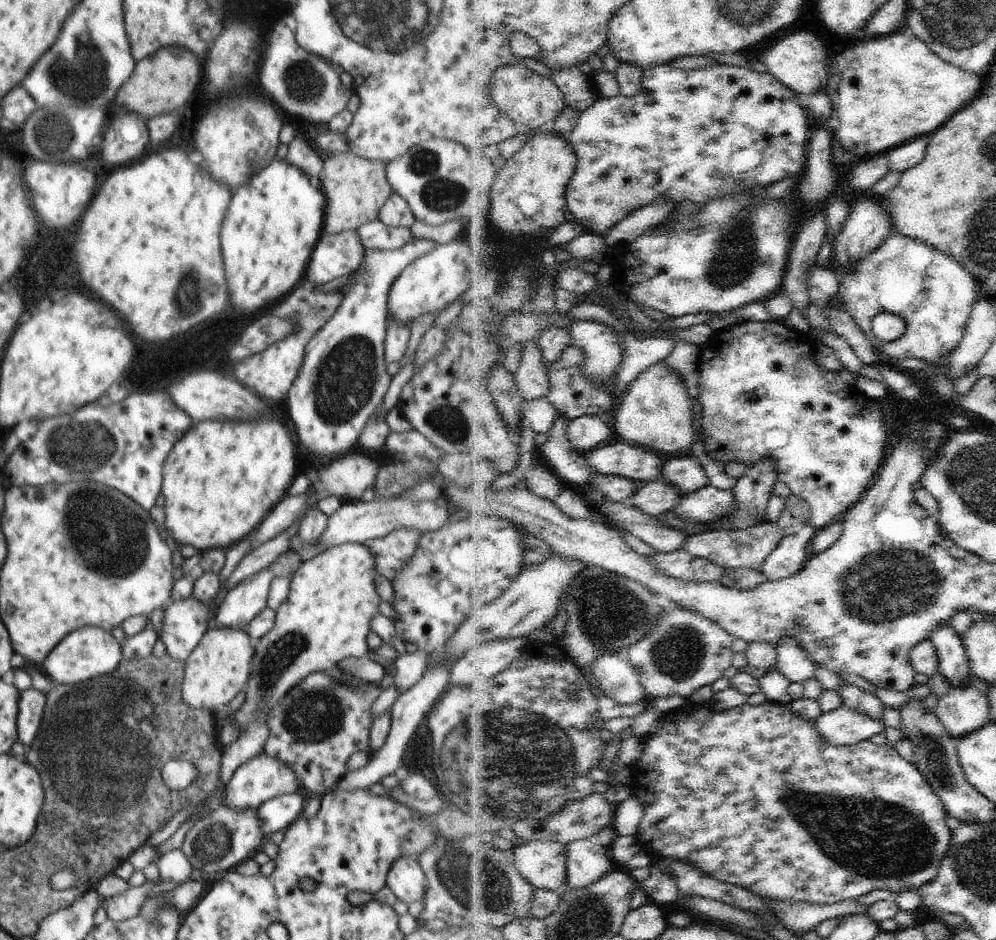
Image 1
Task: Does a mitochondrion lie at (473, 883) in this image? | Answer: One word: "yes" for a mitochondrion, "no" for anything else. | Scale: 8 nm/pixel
yes

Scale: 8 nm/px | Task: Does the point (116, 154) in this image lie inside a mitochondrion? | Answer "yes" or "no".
no

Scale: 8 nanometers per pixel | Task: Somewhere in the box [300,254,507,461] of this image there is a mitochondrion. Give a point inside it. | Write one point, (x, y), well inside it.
(346, 377)

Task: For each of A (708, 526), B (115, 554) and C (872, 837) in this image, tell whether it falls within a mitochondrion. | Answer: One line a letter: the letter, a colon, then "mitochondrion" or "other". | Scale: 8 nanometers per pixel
A: other
B: mitochondrion
C: mitochondrion

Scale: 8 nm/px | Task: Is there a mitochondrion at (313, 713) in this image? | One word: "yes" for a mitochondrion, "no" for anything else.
yes

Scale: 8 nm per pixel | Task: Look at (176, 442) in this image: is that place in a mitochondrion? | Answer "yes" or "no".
no

